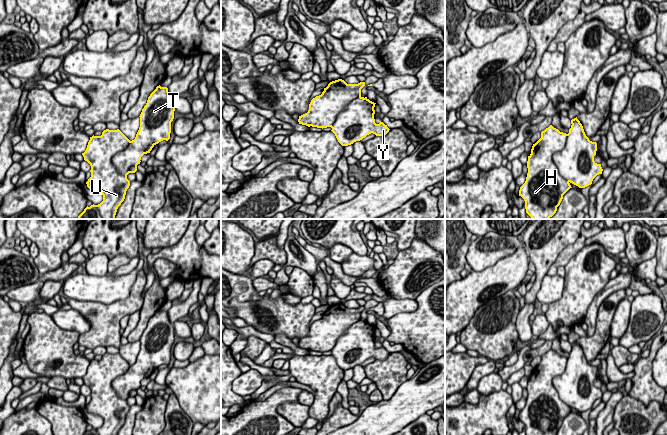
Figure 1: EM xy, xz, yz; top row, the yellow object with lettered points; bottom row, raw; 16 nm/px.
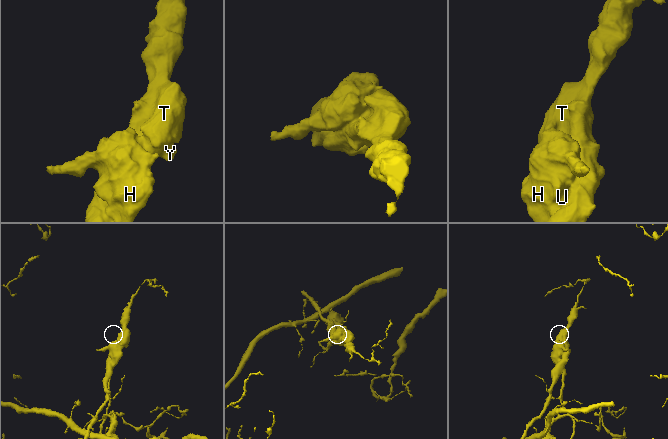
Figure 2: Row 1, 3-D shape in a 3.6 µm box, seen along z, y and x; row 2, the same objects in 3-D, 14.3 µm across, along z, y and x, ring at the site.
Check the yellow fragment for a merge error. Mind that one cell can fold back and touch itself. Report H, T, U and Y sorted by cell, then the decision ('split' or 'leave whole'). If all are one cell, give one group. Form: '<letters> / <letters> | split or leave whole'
H U / T Y | split

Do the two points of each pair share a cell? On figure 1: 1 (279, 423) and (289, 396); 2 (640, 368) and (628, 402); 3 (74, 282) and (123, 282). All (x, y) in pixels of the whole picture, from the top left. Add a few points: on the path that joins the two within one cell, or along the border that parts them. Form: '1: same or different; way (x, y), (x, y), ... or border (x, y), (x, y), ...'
1: same; way (274, 415), (274, 405), (281, 398)
2: different; border (628, 394), (646, 405), (653, 401)
3: same; way (86, 285), (111, 285)

